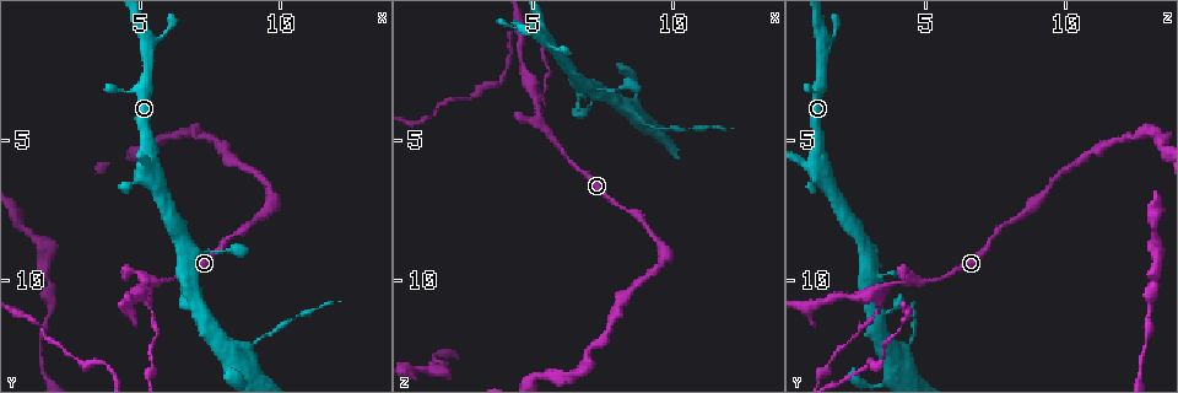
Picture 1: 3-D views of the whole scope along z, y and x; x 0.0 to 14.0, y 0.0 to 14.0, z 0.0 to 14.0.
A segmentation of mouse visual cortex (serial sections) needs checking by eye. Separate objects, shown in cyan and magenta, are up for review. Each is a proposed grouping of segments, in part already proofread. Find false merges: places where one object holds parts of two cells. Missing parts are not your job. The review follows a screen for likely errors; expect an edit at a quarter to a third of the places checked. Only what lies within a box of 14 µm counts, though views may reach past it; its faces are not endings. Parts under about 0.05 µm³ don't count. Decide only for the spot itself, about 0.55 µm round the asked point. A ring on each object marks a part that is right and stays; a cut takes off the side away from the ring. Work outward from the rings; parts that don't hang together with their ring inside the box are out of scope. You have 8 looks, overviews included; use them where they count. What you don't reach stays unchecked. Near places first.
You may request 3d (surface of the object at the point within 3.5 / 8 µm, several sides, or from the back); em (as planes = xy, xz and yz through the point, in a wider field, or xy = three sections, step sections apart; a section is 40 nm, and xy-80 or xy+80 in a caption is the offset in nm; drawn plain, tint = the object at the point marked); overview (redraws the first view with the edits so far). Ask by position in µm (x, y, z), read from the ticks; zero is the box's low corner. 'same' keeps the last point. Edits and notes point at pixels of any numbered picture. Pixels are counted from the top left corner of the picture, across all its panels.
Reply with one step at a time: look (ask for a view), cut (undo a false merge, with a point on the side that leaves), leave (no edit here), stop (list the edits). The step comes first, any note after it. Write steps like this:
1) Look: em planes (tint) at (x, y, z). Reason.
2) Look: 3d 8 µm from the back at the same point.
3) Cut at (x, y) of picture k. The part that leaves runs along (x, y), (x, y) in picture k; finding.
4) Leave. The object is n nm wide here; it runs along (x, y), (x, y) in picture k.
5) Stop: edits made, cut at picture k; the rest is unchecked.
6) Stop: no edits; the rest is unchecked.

Look: 3d 3.5 µm at (9.2, 12.2, 4.6). Thick turns thin.

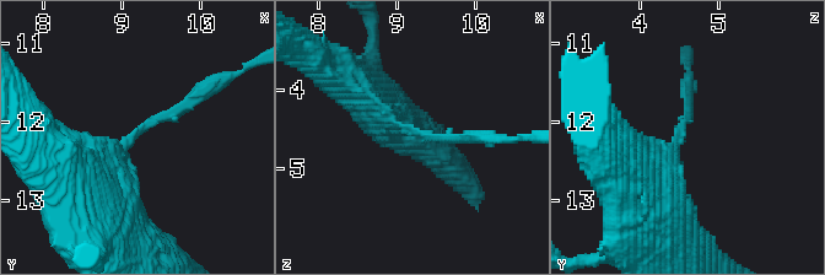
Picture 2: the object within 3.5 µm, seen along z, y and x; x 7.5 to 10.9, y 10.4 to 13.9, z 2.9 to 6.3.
Look: em xy step 2 (tint) at (9.20, 12.15, 4.55). Now the EM.

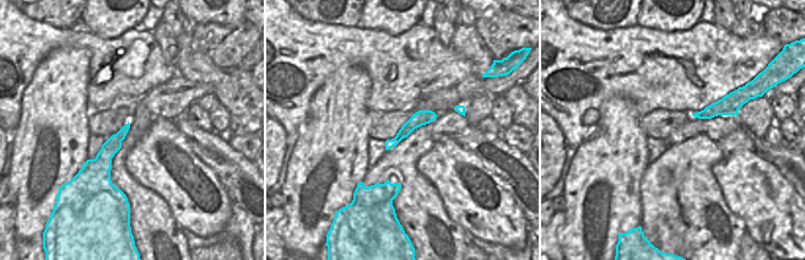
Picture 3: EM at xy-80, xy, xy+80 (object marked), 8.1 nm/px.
Cut at (160, 118) of picture 2. The part that leaves runs along (125, 146), (227, 77) in picture 2; two cells meet here.

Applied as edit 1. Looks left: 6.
Look: overview.

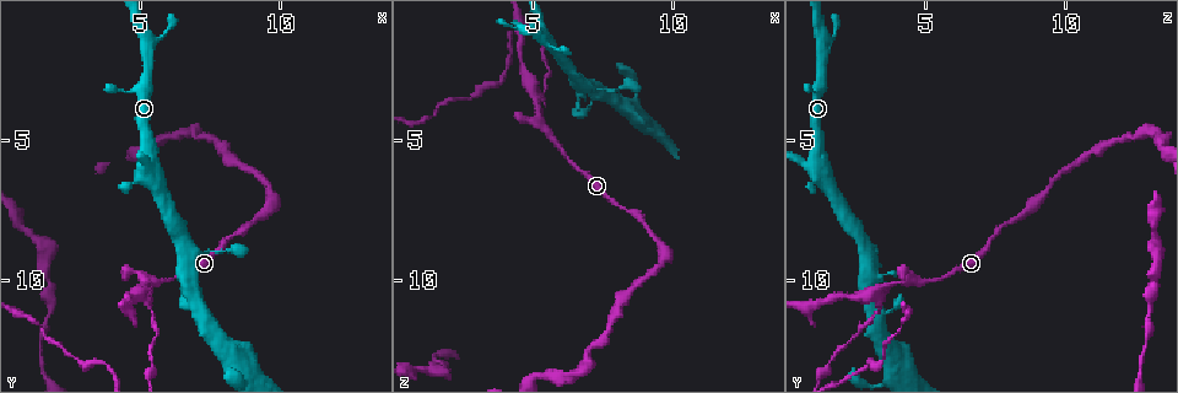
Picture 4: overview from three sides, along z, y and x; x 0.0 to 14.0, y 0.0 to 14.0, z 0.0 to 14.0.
Look: 3d 3.5 µm from the back at (5.1, 10.5, 3.3). Three-way junction.

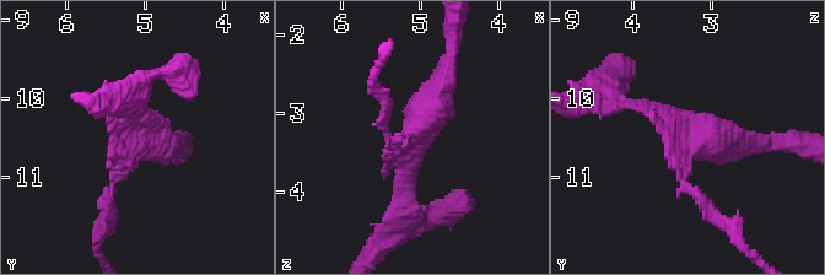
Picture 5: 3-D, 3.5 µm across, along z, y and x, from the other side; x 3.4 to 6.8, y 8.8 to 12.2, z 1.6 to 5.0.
Look: em xy step 2 (tint) at (5.10, 10.45, 3.25). 3 arms meet here; the arms are 100, 200, 300 nm wide.

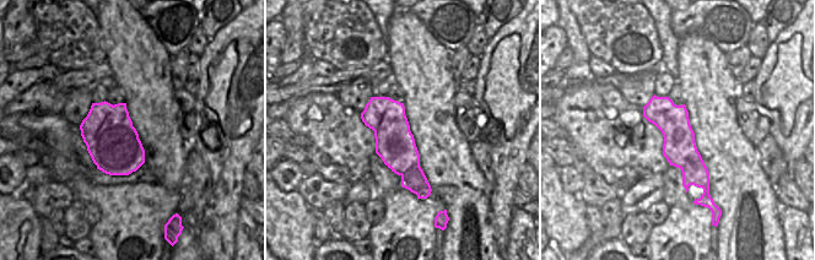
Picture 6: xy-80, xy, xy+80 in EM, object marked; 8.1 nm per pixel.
Cut at (109, 194) of picture 5. A border runs along (699, 152), (695, 158), (680, 168) in picture 6; a second cell is stuck on.

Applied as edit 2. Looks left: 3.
Look: 3d 3.5 µm at (7.4, 9.0, 3.2). Thin neck.

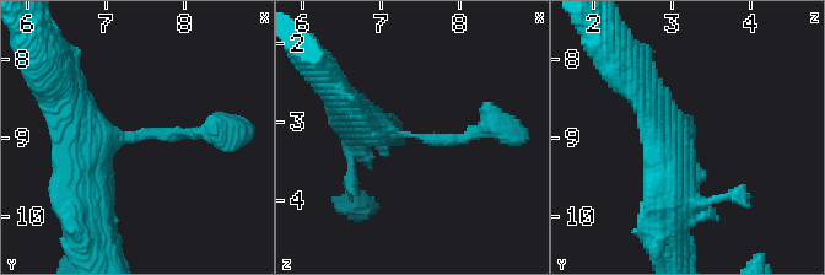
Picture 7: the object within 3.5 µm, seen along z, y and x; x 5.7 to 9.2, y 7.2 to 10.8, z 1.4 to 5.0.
Look: em xy step 3 (tint) at (7.50, 9.00, 3.15). The arms are 150, 400 nm wide; need the tissue.

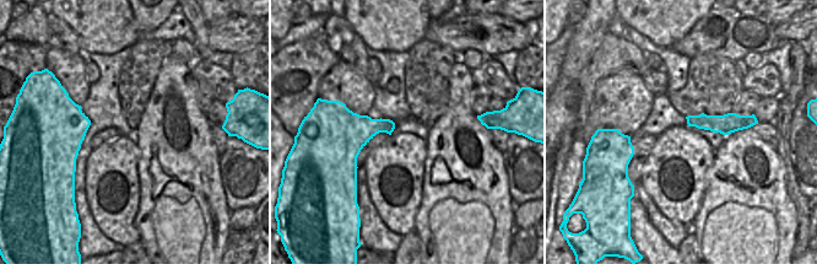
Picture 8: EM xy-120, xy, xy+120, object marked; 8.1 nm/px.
Leave. It runs along (690, 119), (699, 122), (745, 120) in picture 8; one cell here.

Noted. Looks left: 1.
Stop: edits made, cut at picture 2, cut at picture 5; the rest is unchecked.

